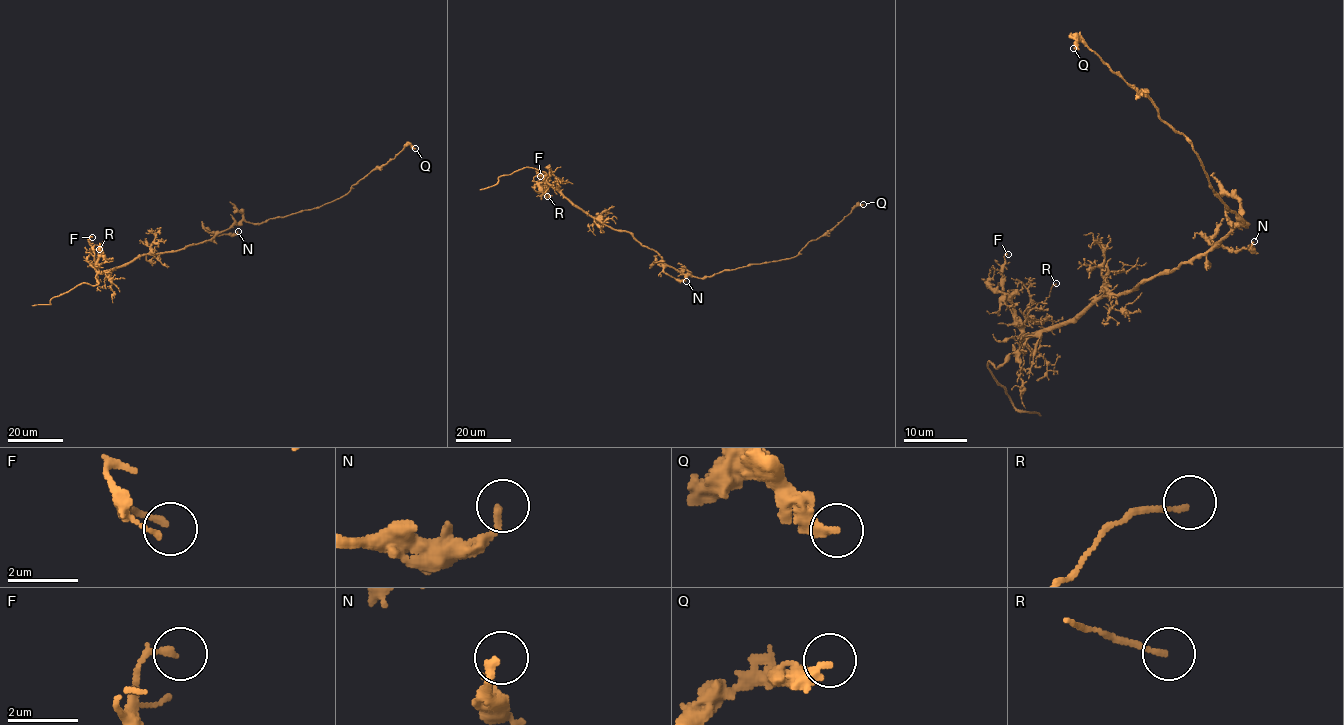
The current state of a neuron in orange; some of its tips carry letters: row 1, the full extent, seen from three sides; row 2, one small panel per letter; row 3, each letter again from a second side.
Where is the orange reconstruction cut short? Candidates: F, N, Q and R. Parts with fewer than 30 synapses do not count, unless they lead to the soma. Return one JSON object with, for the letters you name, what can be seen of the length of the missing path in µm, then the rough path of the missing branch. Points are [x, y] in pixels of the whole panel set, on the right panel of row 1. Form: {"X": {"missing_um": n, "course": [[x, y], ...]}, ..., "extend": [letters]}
{"extend": []}

